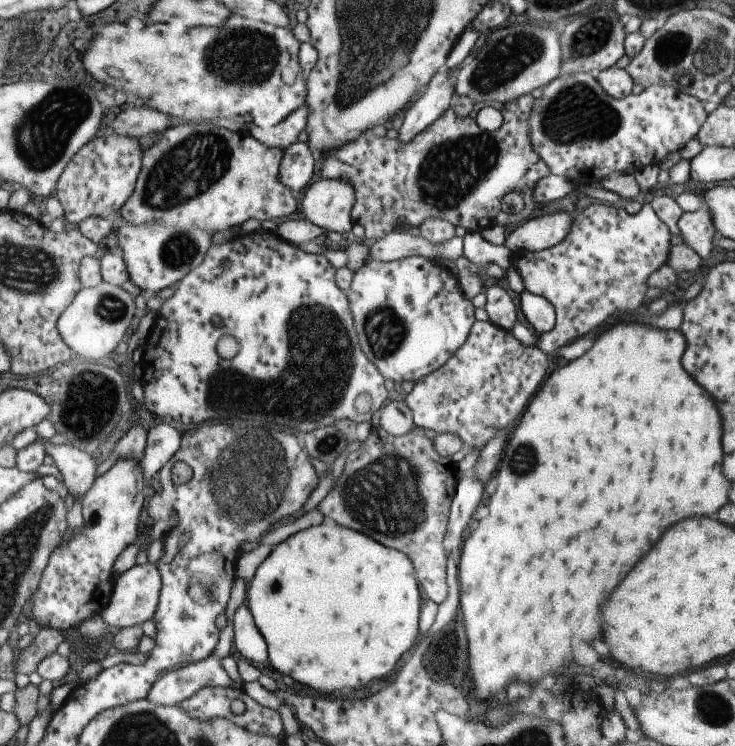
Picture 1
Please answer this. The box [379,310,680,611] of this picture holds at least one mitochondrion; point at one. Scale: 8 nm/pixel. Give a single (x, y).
(524, 461)

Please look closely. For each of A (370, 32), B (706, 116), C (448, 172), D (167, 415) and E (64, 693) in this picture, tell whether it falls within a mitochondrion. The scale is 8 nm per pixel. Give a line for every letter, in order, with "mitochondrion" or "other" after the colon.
A: mitochondrion
B: other
C: mitochondrion
D: other
E: other

